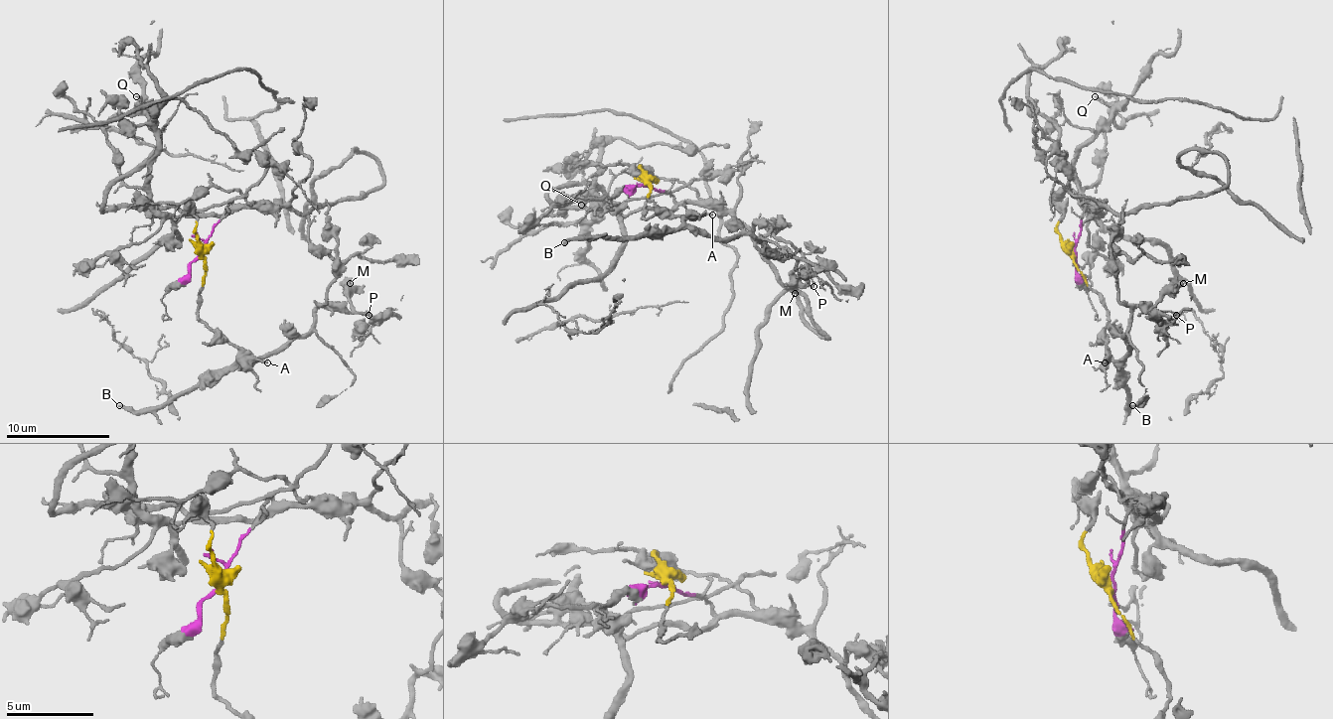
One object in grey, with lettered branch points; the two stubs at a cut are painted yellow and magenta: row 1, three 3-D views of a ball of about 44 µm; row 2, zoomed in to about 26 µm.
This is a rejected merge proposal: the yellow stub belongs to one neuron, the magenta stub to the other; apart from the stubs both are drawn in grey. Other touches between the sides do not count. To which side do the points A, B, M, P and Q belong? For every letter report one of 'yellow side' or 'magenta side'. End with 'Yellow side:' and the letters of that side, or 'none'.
A: yellow side
B: yellow side
M: yellow side
P: yellow side
Q: magenta side
Yellow side: A, B, M, P

